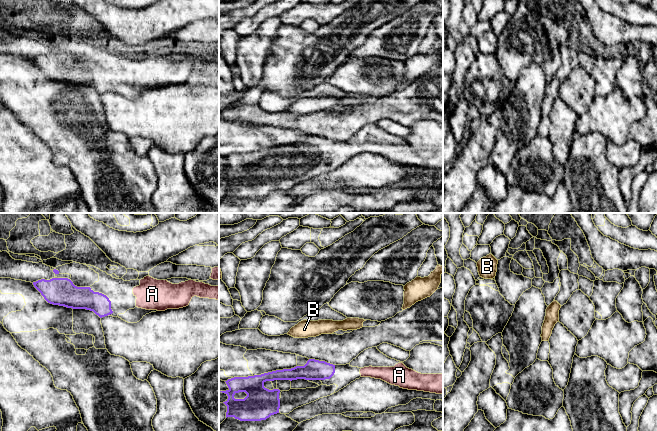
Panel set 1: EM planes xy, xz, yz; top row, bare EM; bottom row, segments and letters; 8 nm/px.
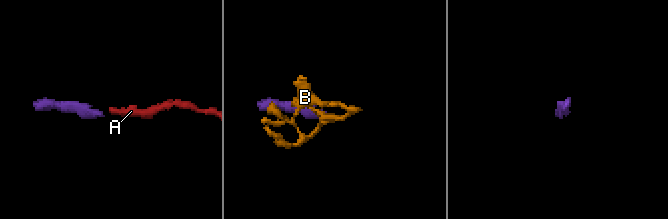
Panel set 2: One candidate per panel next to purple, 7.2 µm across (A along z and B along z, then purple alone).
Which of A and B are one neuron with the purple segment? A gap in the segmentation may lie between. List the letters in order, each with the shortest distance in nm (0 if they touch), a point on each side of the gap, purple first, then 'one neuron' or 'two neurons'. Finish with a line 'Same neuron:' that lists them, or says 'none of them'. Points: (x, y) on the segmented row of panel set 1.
A: gap 190 nm; span xy (110, 301), (133, 293); one neuron
B: gap 180 nm; span xz (309, 359), (307, 337); two neurons
Same neuron: A

